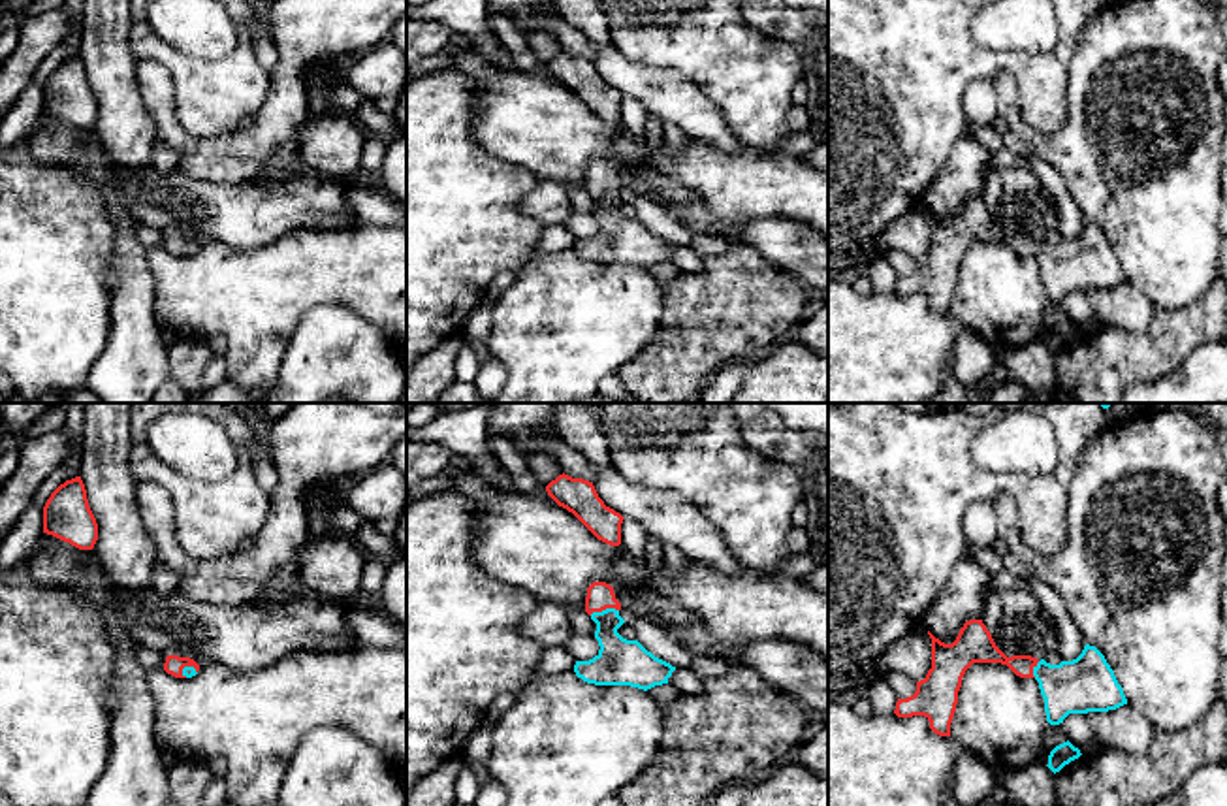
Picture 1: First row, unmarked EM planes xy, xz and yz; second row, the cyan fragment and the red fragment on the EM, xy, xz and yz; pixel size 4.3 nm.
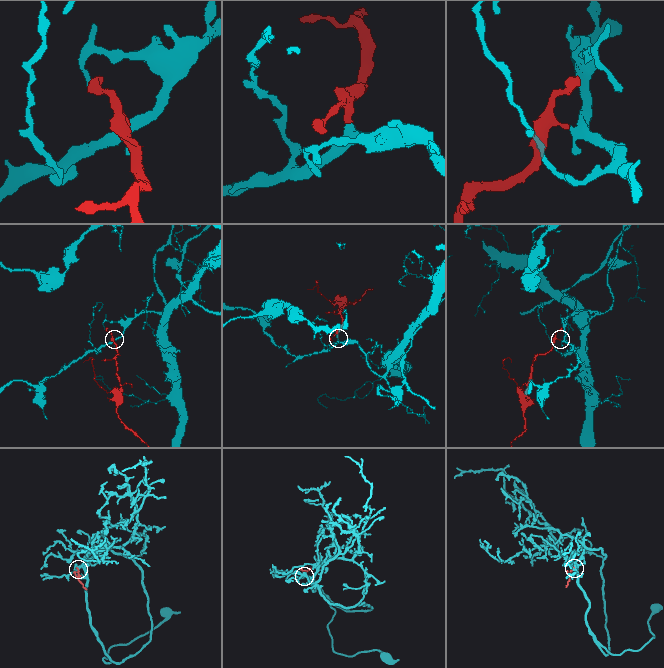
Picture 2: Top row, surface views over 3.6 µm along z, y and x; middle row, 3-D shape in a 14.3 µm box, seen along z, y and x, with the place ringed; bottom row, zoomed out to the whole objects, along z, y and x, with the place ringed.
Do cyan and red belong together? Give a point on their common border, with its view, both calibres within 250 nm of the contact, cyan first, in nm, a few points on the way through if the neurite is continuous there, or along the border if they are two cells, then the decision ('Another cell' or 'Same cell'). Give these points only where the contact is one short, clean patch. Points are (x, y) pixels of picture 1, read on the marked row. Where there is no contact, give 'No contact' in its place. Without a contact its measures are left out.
Touches cyan at xz (603, 611). Thickness 200 nm (cyan) against 120 nm. Path across: xz (620, 661), (606, 635), (603, 611), (601, 596). Same cell

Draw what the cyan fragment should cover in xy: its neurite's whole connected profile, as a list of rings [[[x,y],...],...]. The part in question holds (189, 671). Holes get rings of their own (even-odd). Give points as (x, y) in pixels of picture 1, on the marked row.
[[[167,655],[164,670],[175,678],[192,678],[198,674],[199,665],[190,657]]]

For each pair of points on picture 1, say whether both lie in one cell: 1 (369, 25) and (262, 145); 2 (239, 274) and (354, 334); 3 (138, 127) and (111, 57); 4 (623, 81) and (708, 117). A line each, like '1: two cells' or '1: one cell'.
1: one cell
2: two cells
3: one cell
4: one cell

